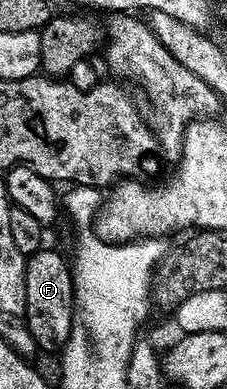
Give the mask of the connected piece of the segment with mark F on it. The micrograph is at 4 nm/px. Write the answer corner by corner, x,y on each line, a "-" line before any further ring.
40,249
26,256
25,322
33,333
36,348
42,351
62,352
77,323
75,277
72,264
59,251

